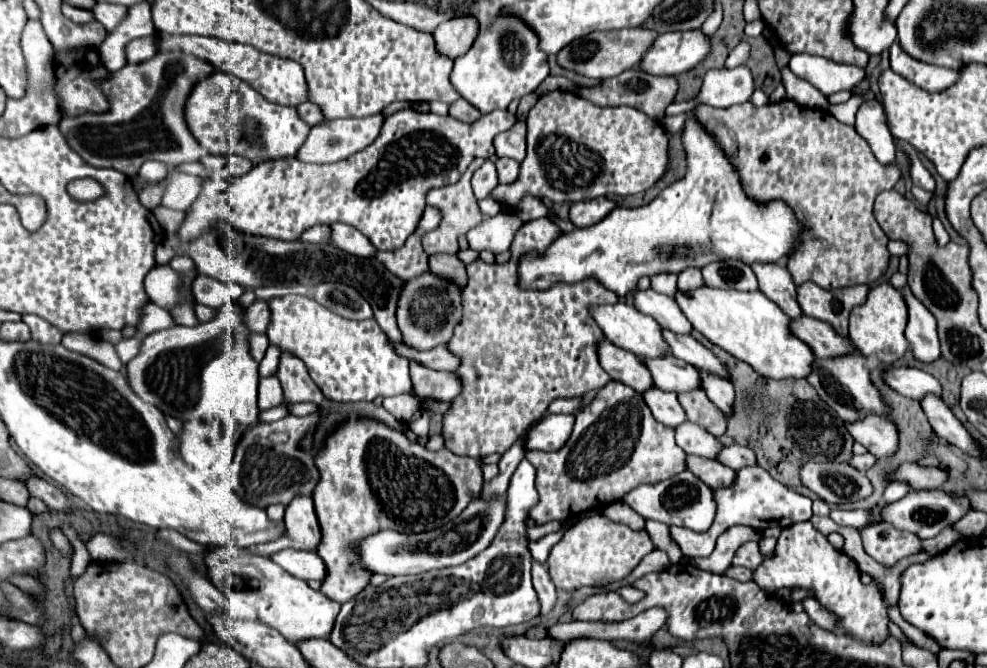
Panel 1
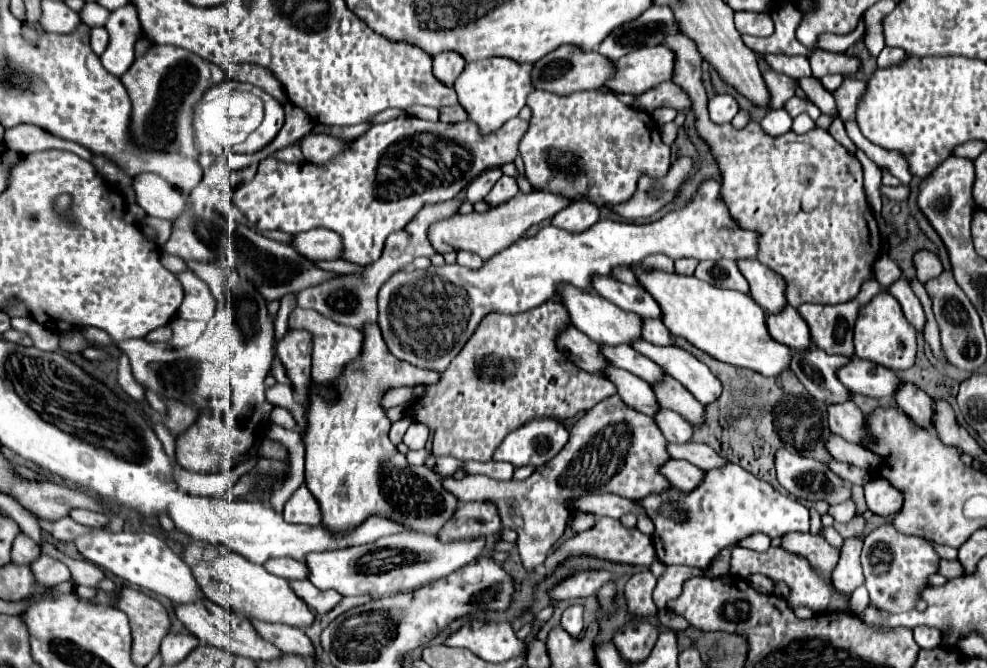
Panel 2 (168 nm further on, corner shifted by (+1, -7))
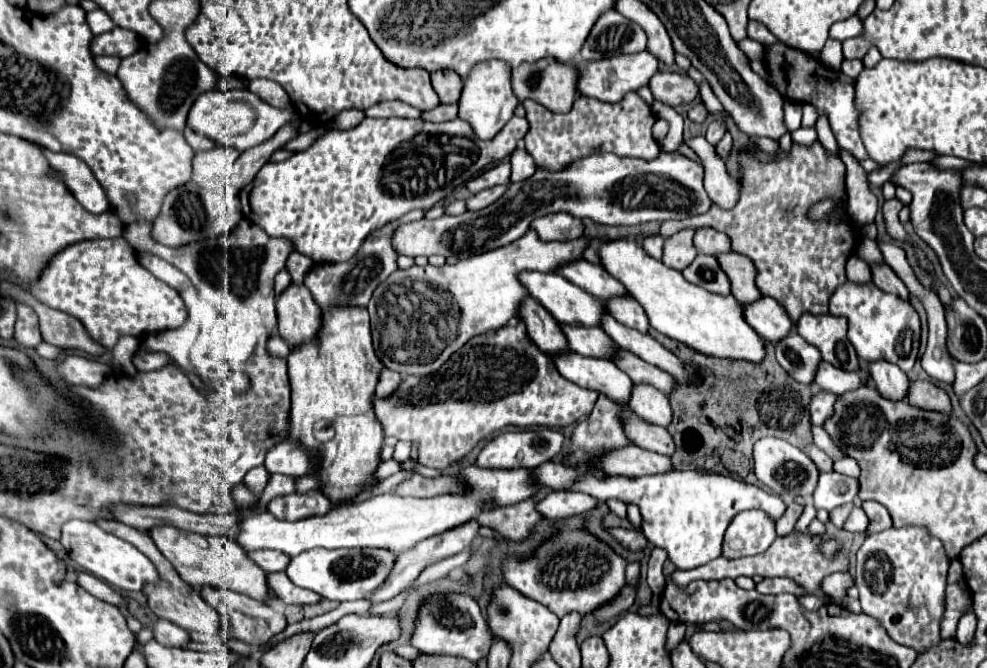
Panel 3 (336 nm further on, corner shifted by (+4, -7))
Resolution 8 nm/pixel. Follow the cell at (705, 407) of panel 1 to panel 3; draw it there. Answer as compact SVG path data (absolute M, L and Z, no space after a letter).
M618 349L618 355L612 359L612 363L618 365L618 369L622 369L632 379L632 383L650 383L656 389L664 391L666 395L674 387L674 381L670 377L670 373L642 361L638 355L634 355L630 351Z

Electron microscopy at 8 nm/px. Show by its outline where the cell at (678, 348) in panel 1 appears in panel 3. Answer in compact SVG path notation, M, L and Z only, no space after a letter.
M622 295L622 297L610 297L606 301L606 309L608 313L620 321L626 327L632 327L640 333L648 333L650 325L648 325L648 317L642 311L642 307L630 297L630 295Z

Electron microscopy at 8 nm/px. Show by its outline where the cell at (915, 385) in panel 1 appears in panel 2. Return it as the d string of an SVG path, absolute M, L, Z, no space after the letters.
M853 357L849 365L841 367L837 377L851 393L861 393L875 399L893 397L901 385L901 377L895 371L871 361L859 361L857 357Z

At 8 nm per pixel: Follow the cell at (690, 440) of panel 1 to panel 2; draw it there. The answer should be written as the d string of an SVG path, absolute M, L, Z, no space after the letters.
M663 409L661 417L655 417L667 443L689 443L693 439L693 427L677 413Z

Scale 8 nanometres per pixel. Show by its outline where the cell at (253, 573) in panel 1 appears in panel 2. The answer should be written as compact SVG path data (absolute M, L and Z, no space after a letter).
M191 543L185 547L183 561L193 569L203 595L213 603L231 609L233 613L241 613L247 619L265 623L283 623L295 629L309 629L315 621L315 613L305 605L303 599L295 595L285 579L269 573L263 565L245 561L245 557L241 557L239 553L225 549L225 545Z

